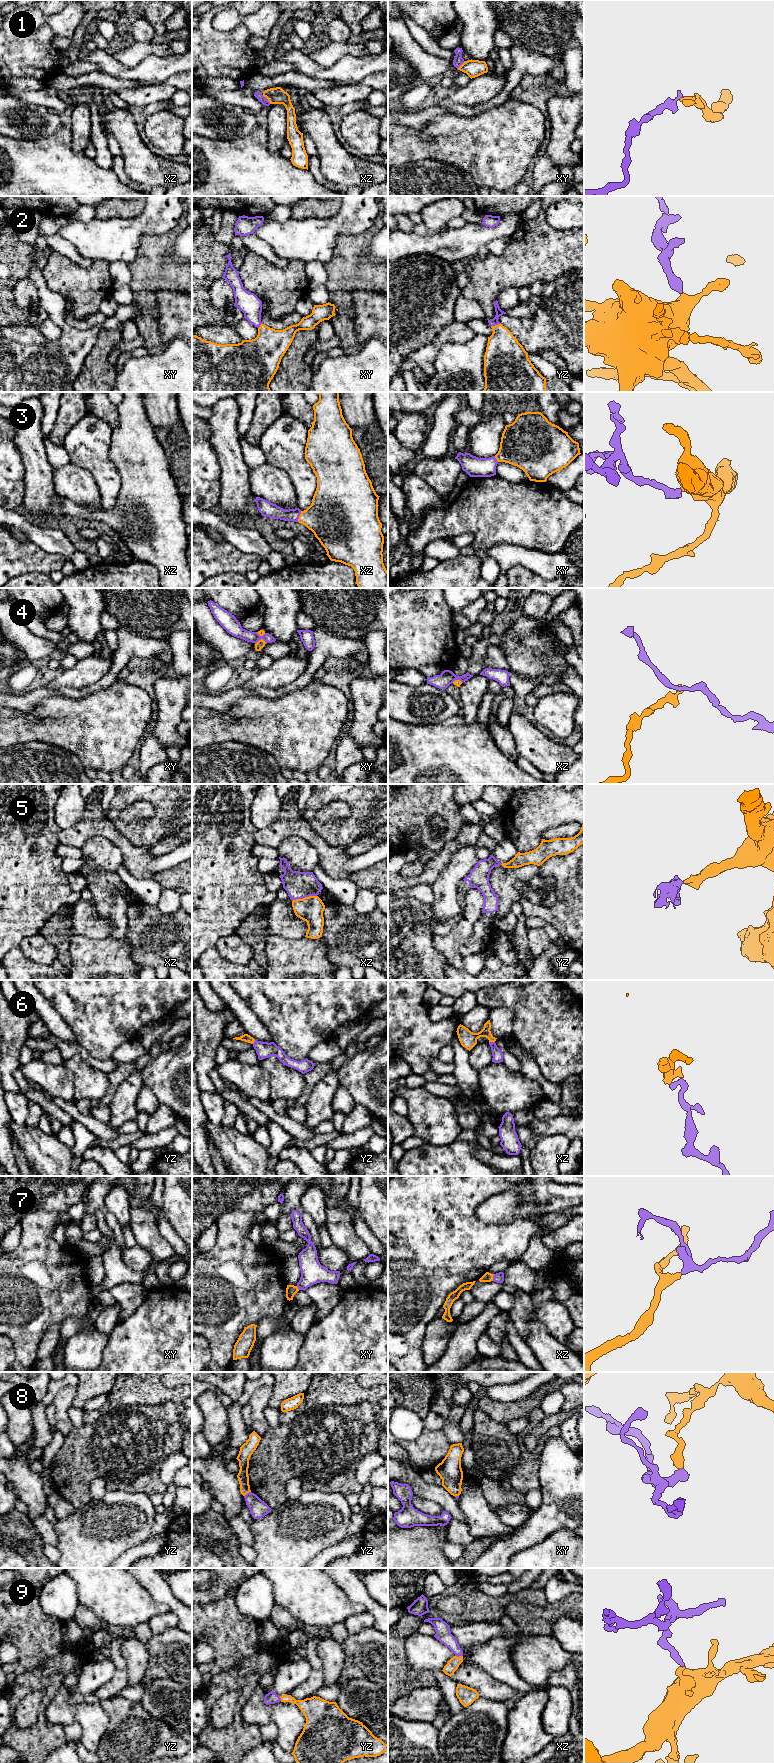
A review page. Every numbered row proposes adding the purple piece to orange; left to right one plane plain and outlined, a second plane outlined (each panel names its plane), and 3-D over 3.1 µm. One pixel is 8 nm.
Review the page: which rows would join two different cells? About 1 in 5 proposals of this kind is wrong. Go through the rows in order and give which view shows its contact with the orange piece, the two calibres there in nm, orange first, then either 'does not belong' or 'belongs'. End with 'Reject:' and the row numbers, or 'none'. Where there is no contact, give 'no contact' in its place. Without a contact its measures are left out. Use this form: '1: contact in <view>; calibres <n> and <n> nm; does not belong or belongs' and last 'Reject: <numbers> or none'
1: contact in xz; calibres 130 and 60 nm; does not belong
2: contact in yz; calibres 300 and 60 nm; belongs
3: contact in xz; calibres 380 and 120 nm; belongs
4: contact in xy; calibres 70 and 120 nm; does not belong
5: contact in xz; calibres 200 and 220 nm; belongs
6: contact in xz; calibres 140 and 80 nm; belongs
7: contact in xz; calibres 80 and 80 nm; belongs
8: contact in yz; calibres 90 and 140 nm; does not belong
9: contact in xz; calibres 100 and 120 nm; belongs
Reject: 1, 4, 8

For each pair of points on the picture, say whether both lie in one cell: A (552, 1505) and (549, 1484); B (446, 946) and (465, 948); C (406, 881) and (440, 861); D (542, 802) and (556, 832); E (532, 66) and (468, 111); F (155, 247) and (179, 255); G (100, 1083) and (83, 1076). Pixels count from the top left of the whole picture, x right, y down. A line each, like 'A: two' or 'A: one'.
A: one
B: two
C: one
D: two
E: one
F: two
G: one

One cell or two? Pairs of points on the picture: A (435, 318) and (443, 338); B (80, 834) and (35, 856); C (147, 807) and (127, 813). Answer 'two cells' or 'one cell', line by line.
A: two cells
B: two cells
C: one cell

